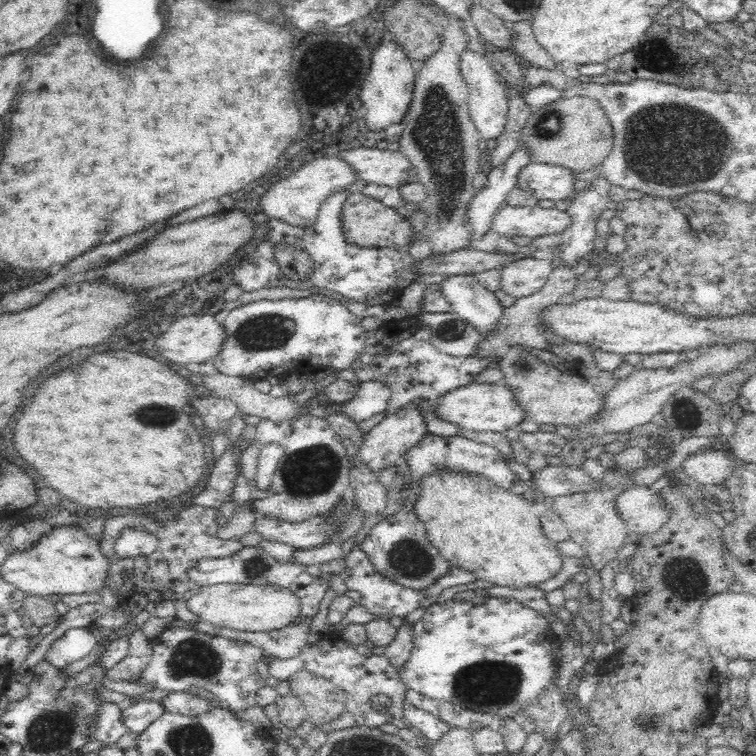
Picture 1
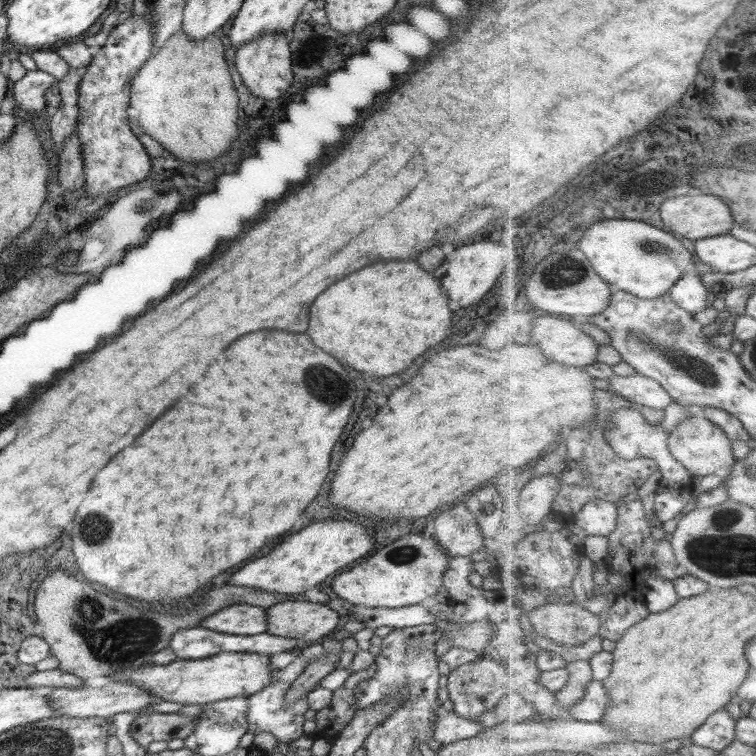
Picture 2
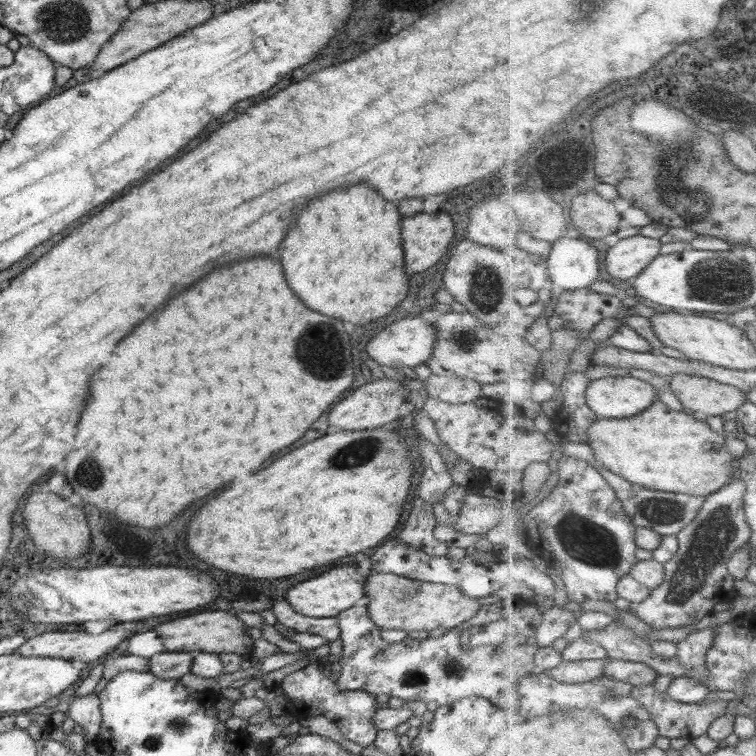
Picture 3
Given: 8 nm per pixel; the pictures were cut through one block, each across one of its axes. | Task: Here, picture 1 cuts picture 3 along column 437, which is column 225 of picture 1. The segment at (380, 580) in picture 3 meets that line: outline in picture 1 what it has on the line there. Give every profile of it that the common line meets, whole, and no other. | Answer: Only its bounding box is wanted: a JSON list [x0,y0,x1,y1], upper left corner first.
[187,584,301,632]

